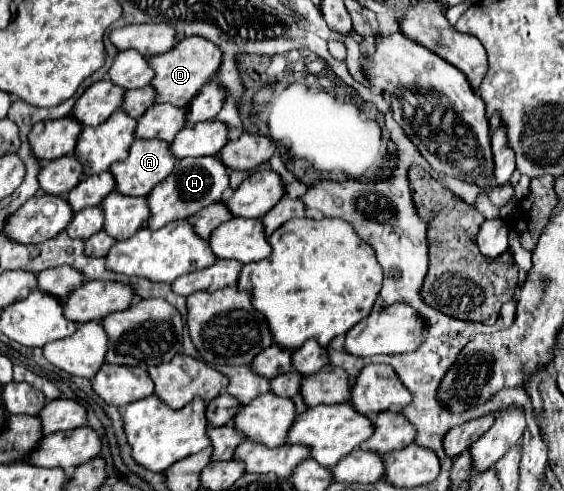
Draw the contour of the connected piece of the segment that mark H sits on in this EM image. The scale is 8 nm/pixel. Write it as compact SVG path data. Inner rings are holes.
M187 157L177 163L173 173L159 183L151 193L149 193L149 209L151 209L151 219L149 219L149 229L161 229L173 219L187 219L195 215L195 211L221 201L223 191L229 187L229 173L227 167L221 163L219 157Z

